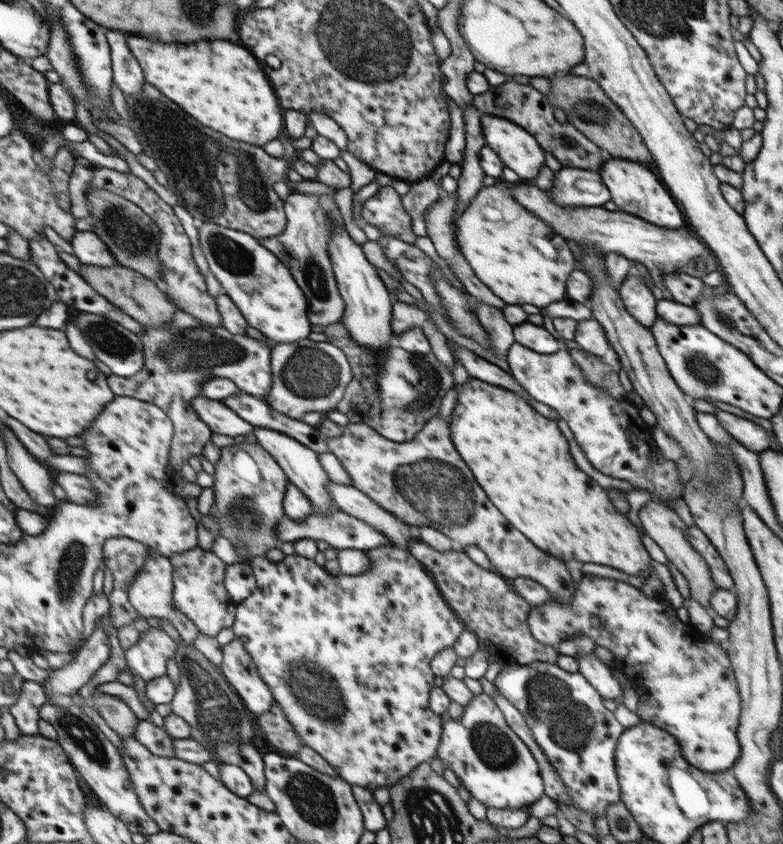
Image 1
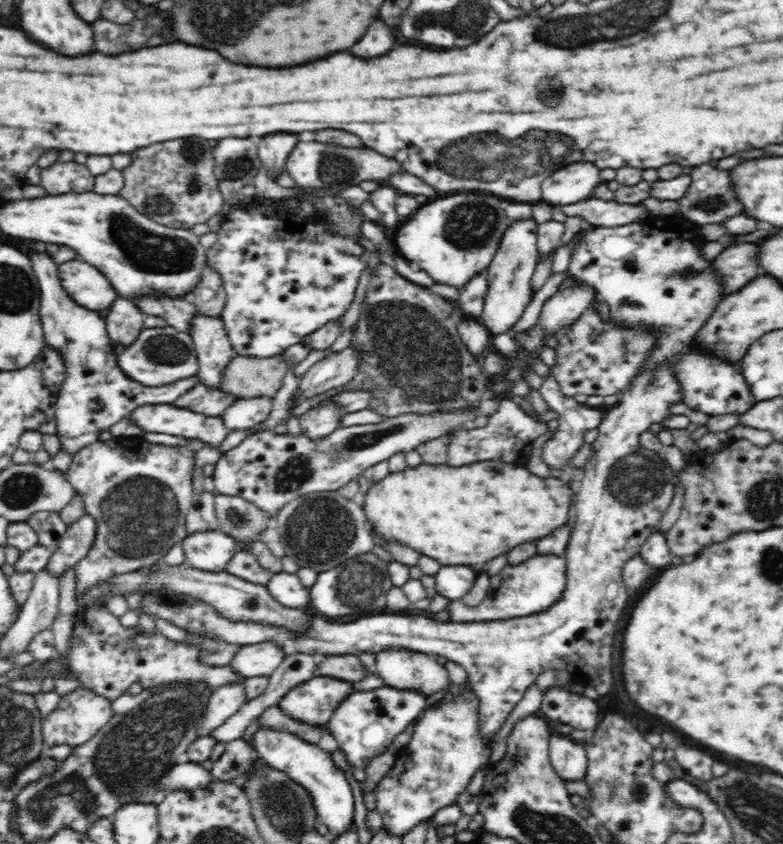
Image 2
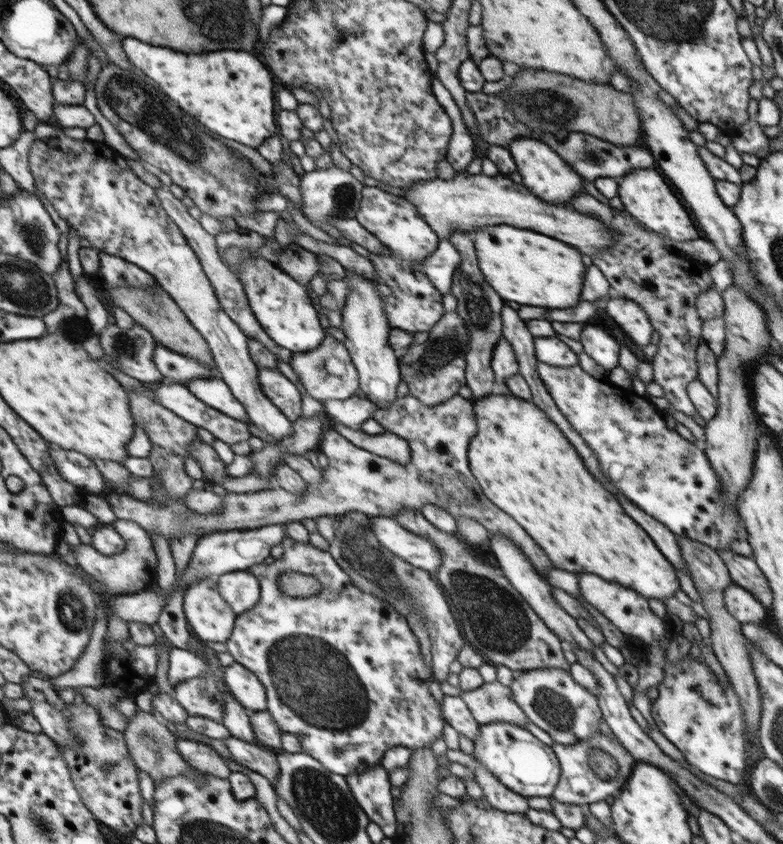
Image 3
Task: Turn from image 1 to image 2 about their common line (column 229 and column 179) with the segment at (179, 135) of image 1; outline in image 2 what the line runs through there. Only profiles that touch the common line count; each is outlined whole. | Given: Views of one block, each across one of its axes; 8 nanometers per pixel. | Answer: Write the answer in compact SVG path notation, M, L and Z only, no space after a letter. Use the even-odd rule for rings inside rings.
M188 136L158 142L131 152L132 162L123 169L124 186L118 194L141 214L169 227L191 229L222 210L218 181L213 172L213 148L206 138Z

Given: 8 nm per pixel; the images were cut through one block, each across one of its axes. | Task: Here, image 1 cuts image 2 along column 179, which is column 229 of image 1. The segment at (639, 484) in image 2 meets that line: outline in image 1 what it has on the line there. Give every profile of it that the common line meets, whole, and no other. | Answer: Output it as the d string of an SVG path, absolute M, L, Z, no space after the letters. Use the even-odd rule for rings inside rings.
M202 547L173 555L169 562L173 566L173 604L198 628L199 633L215 637L223 628L232 627L238 604L228 595L227 588L224 588L224 562Z

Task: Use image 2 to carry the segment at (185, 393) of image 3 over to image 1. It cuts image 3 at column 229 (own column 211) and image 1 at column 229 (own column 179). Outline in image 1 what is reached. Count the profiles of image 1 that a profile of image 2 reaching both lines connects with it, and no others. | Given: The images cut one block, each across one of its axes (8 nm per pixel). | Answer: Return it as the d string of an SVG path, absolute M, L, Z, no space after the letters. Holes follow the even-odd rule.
M203 395L194 398L191 405L200 418L211 427L214 435L244 436L254 433L256 428L247 419L240 417L240 414L232 410L226 402L209 399Z

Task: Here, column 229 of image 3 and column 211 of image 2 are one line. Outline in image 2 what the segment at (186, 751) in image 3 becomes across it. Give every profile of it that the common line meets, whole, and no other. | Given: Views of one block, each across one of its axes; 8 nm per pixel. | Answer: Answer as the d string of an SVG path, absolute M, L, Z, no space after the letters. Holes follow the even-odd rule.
M236 739L227 742L224 752L213 762L209 773L215 780L233 782L247 772L252 758L254 758L254 752L248 741Z

